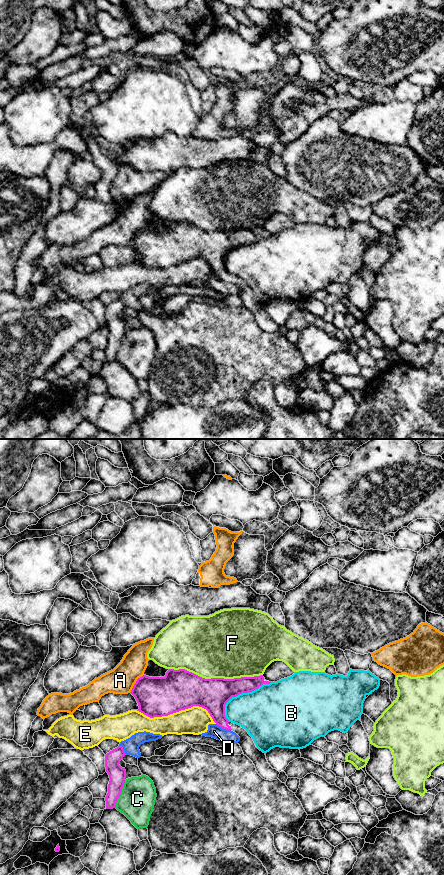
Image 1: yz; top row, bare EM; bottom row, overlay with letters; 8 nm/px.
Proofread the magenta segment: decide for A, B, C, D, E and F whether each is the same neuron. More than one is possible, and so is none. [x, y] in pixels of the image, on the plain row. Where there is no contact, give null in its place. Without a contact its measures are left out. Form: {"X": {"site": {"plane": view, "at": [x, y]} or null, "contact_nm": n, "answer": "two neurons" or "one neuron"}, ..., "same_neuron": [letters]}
{"A": {"site": {"plane": "yz", "at": [135, 235]}, "contact_nm": 190, "answer": "two neurons"}, "B": {"site": {"plane": "yz", "at": [240, 245]}, "contact_nm": 480, "answer": "two neurons"}, "C": {"site": {"plane": "yz", "at": [120, 345]}, "contact_nm": 240, "answer": "two neurons"}, "D": {"site": {"plane": "yz", "at": [223, 280]}, "contact_nm": 130, "answer": "two neurons"}, "E": {"site": {"plane": "yz", "at": [178, 263]}, "contact_nm": 650, "answer": "two neurons"}, "F": {"site": {"plane": "yz", "at": [216, 230]}, "contact_nm": 750, "answer": "two neurons"}, "same_neuron": []}

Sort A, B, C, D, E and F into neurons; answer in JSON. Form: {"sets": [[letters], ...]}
{"sets": [["A"], ["B"], ["C"], ["D"], ["E"], ["F"]]}

